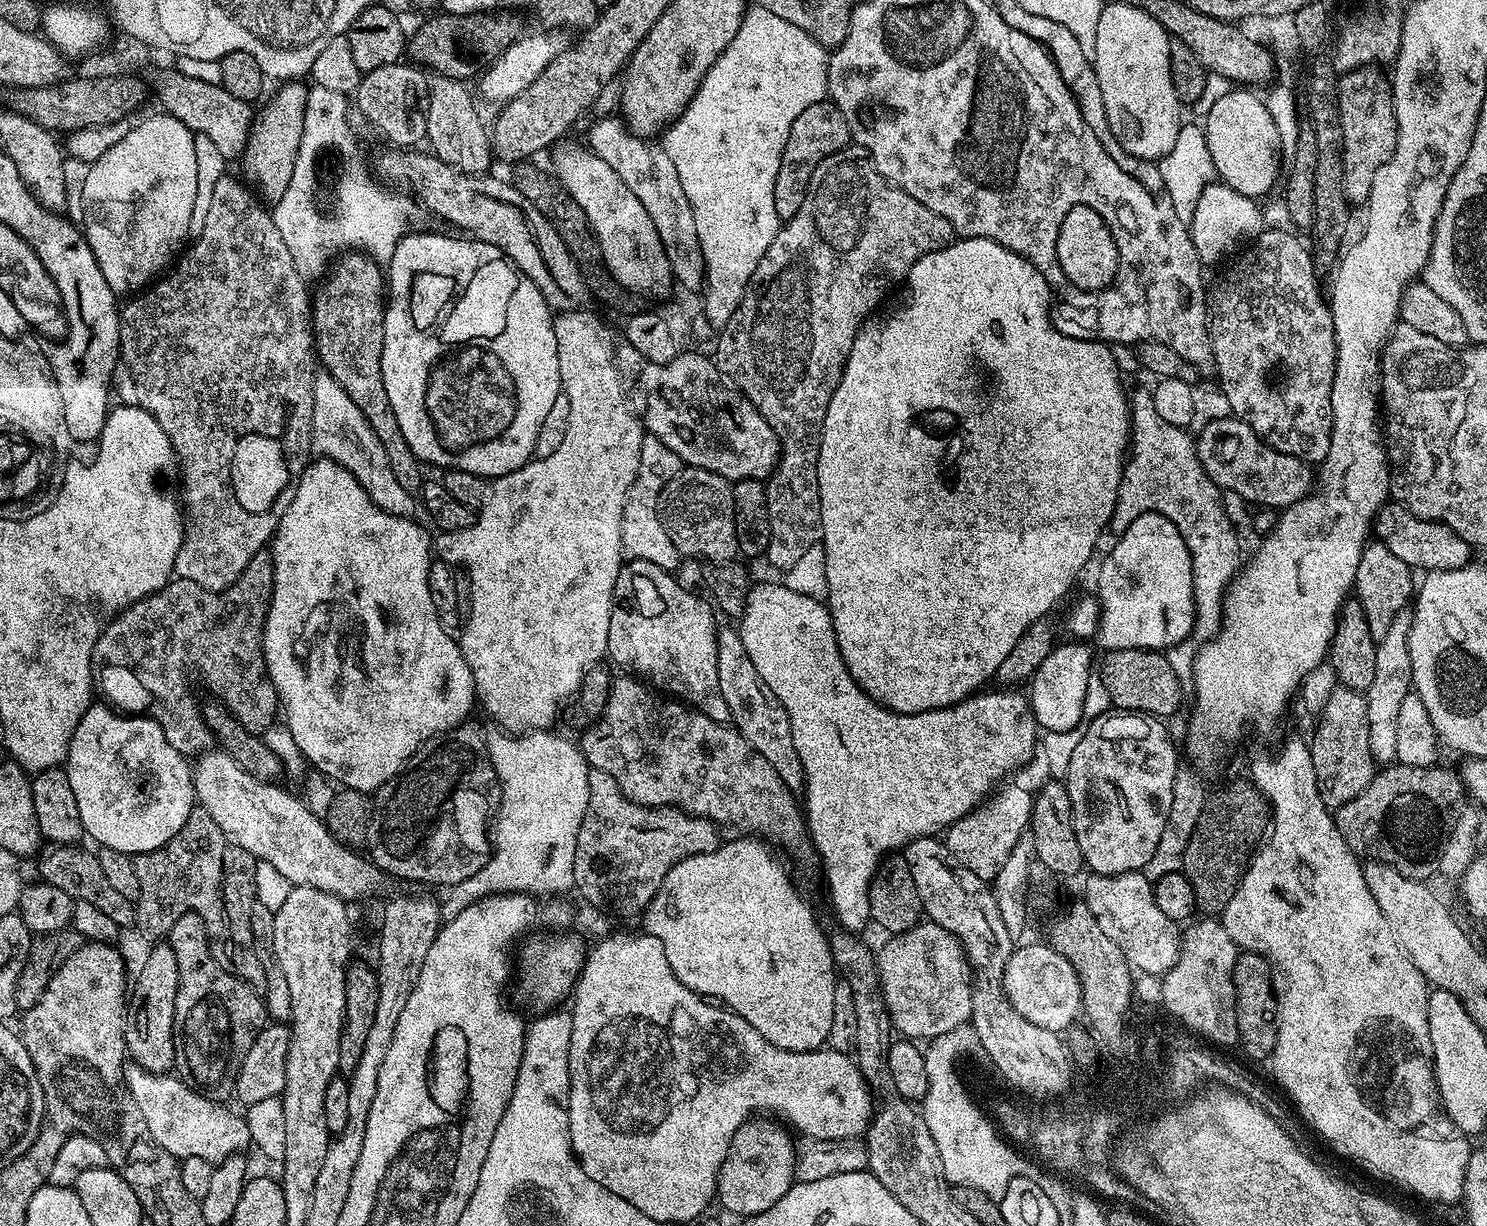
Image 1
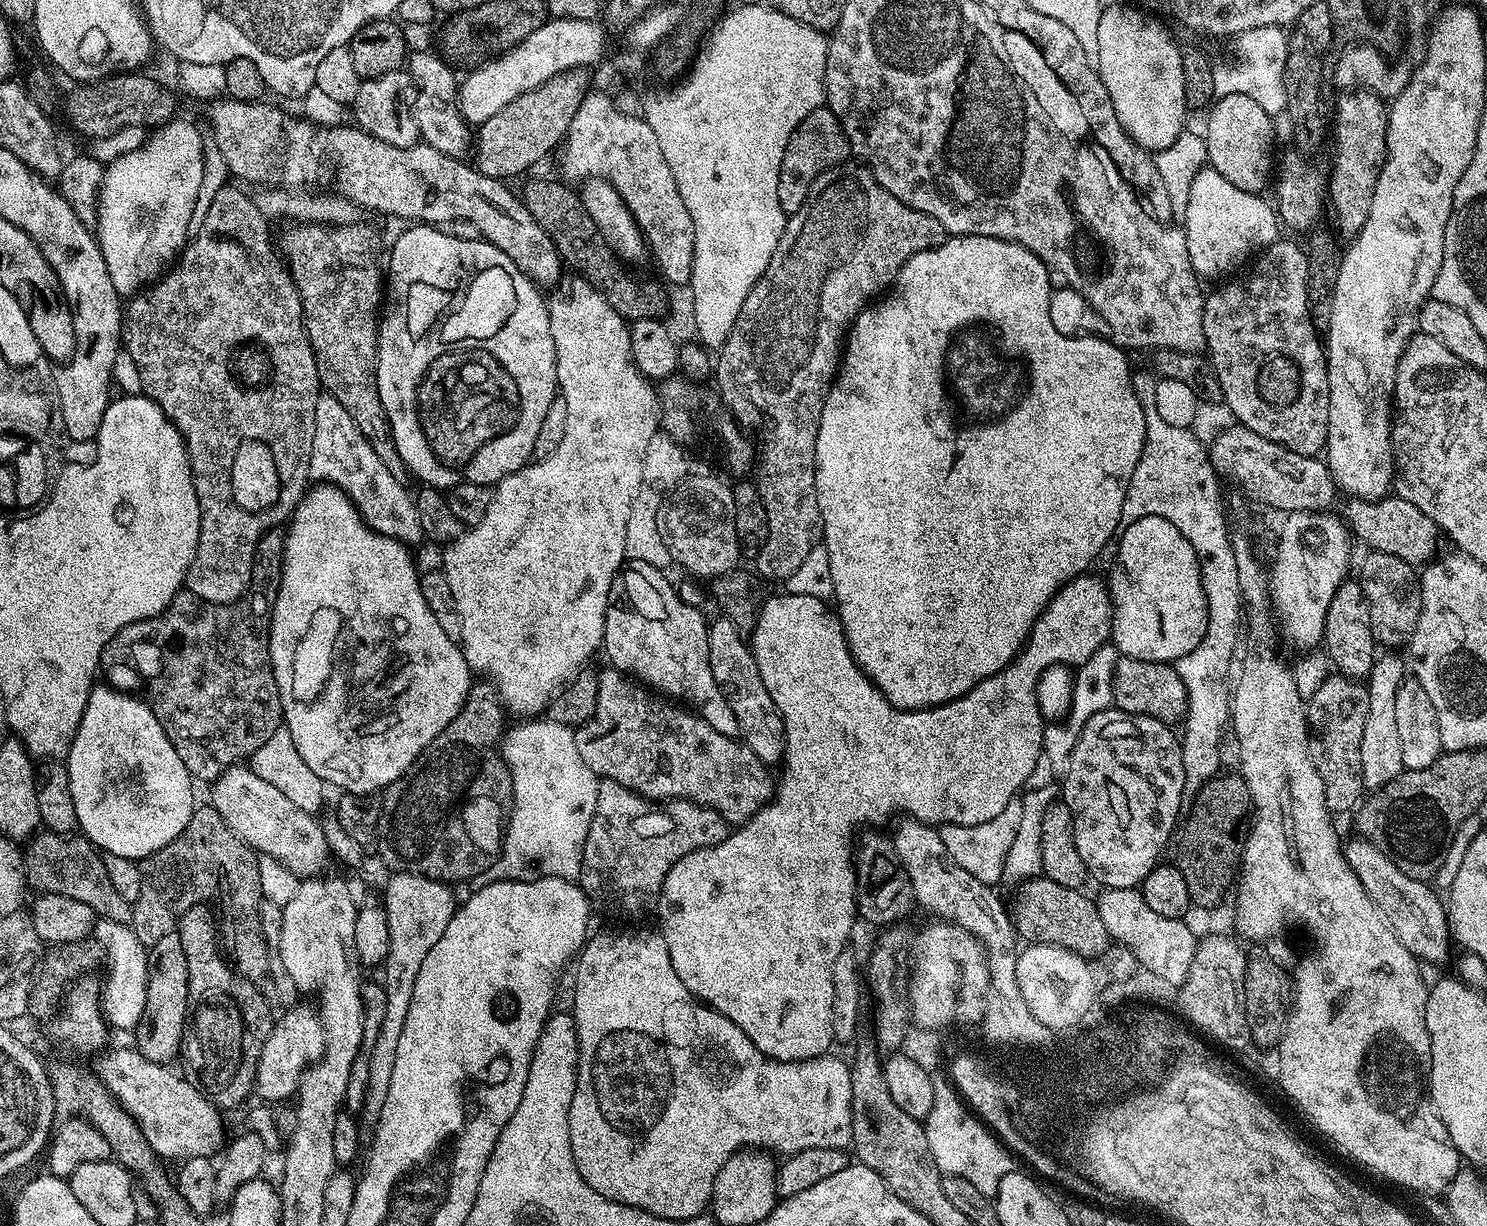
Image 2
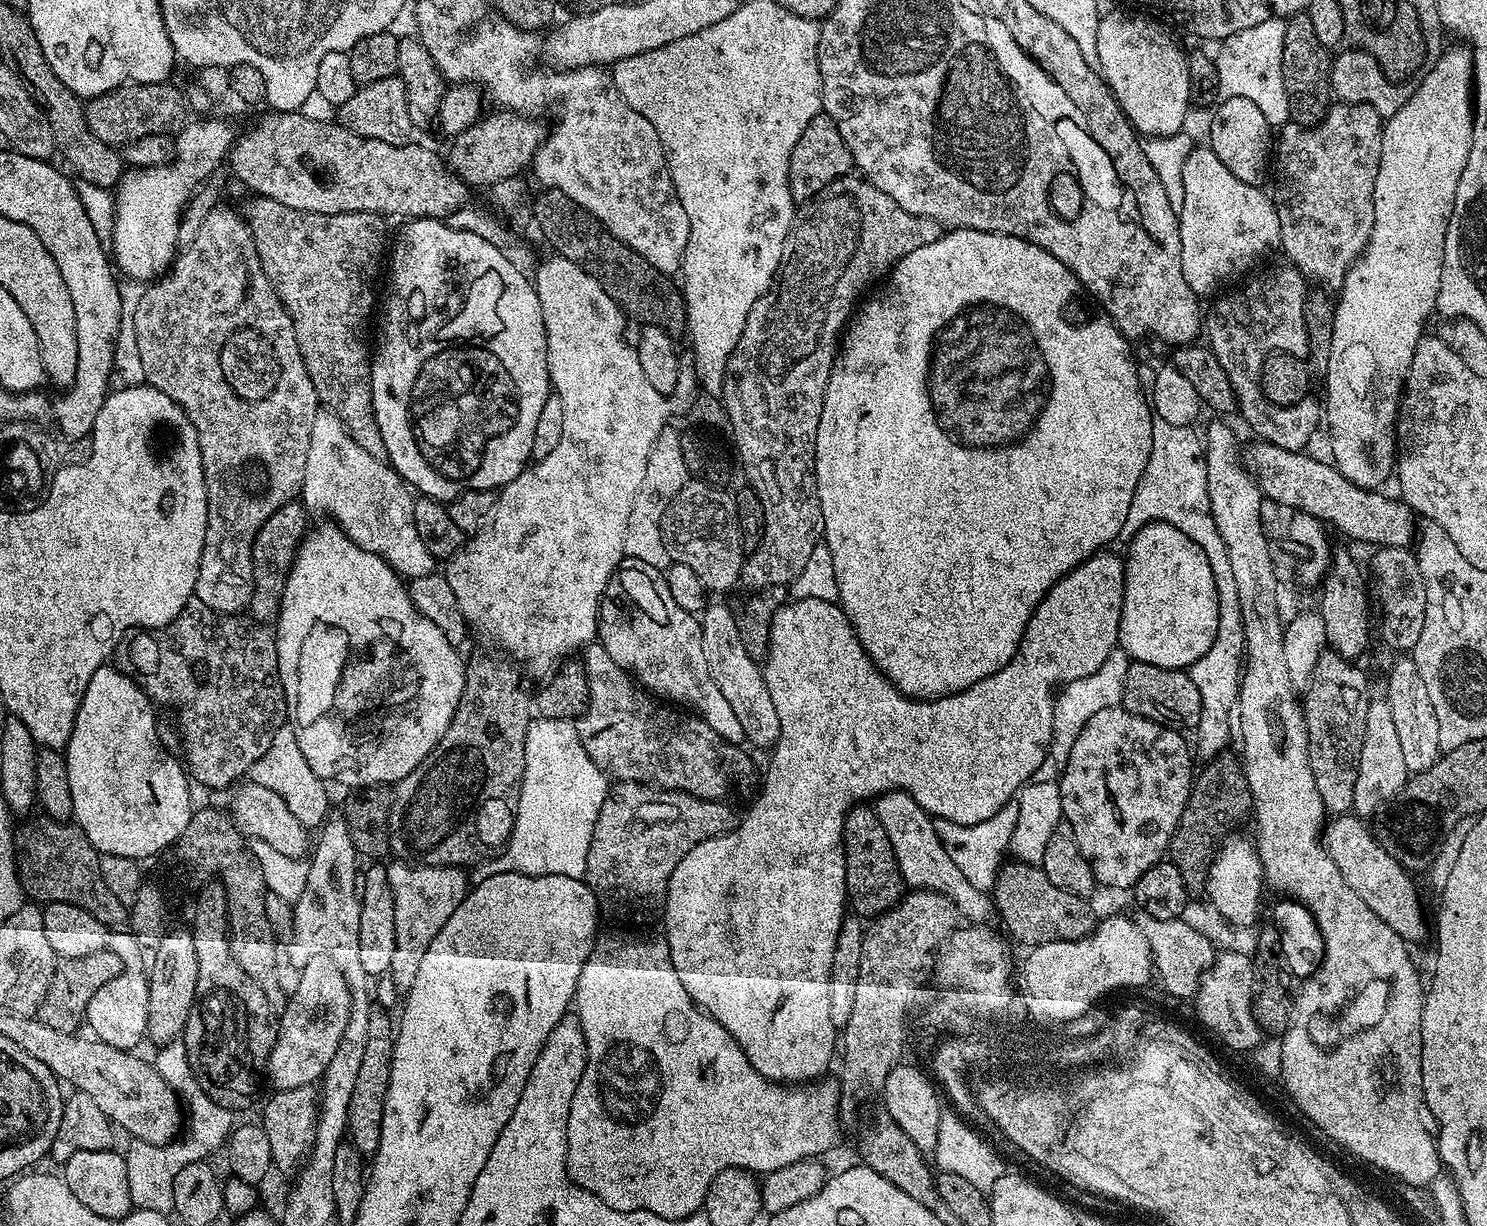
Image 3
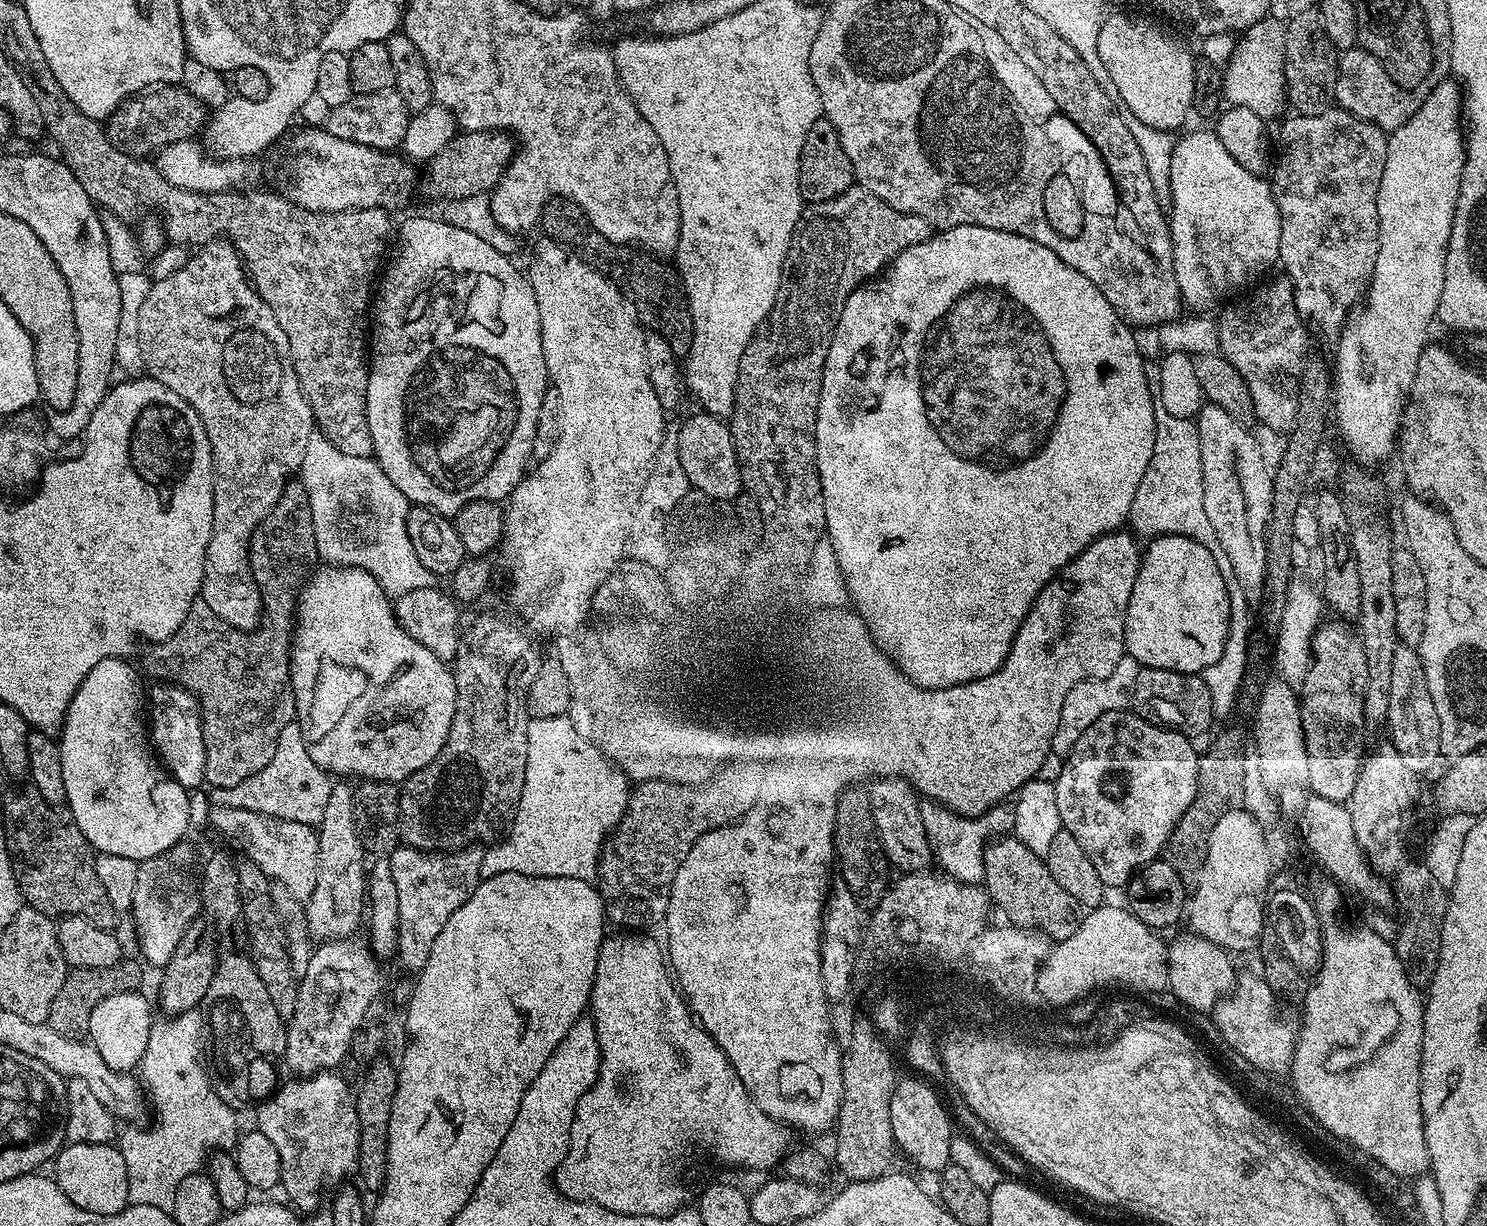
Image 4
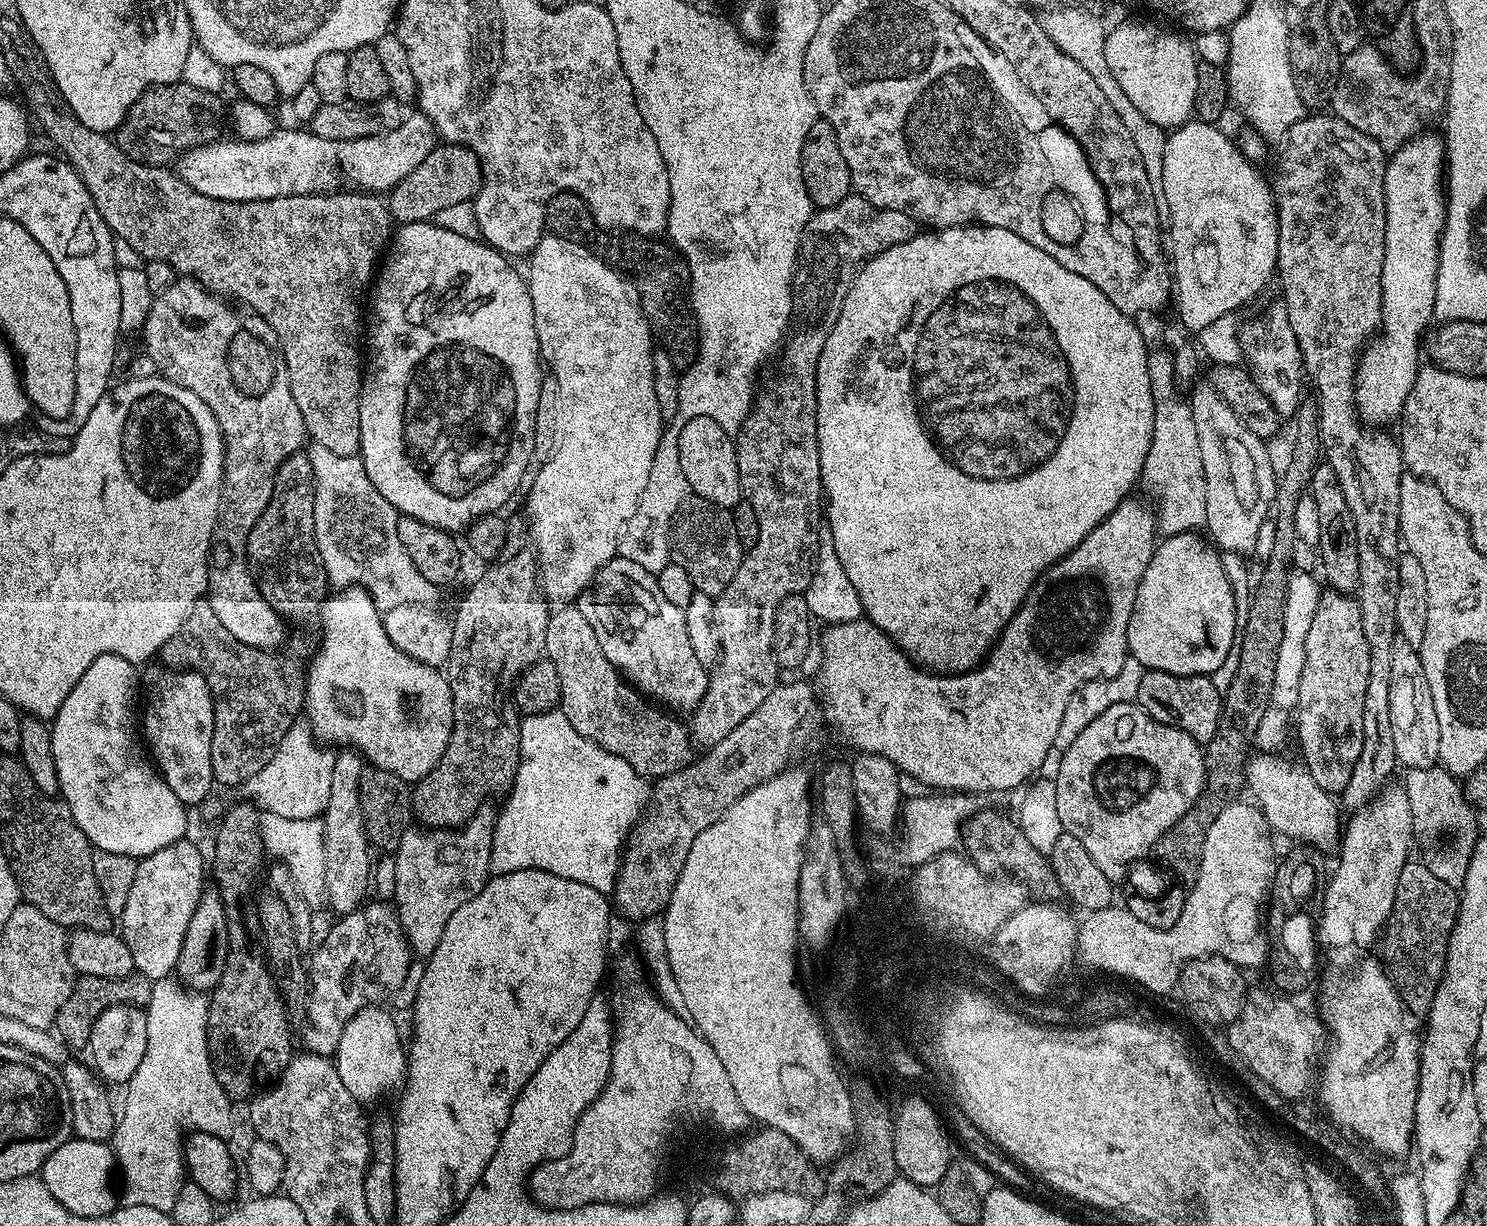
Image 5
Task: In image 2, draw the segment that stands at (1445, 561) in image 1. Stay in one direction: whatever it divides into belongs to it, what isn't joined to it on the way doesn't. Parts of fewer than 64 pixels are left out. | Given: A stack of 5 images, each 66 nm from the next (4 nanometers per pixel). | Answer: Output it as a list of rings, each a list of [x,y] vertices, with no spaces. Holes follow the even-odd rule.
[[[1386,494],[1381,500],[1358,500],[1348,498],[1344,504],[1343,519],[1346,521],[1351,535],[1365,544],[1365,549],[1382,554],[1394,554],[1394,558],[1402,558],[1402,562],[1413,566],[1424,566],[1437,555],[1436,547],[1442,541],[1440,527],[1434,518],[1426,518],[1414,502],[1406,502],[1406,498],[1395,494]]]

